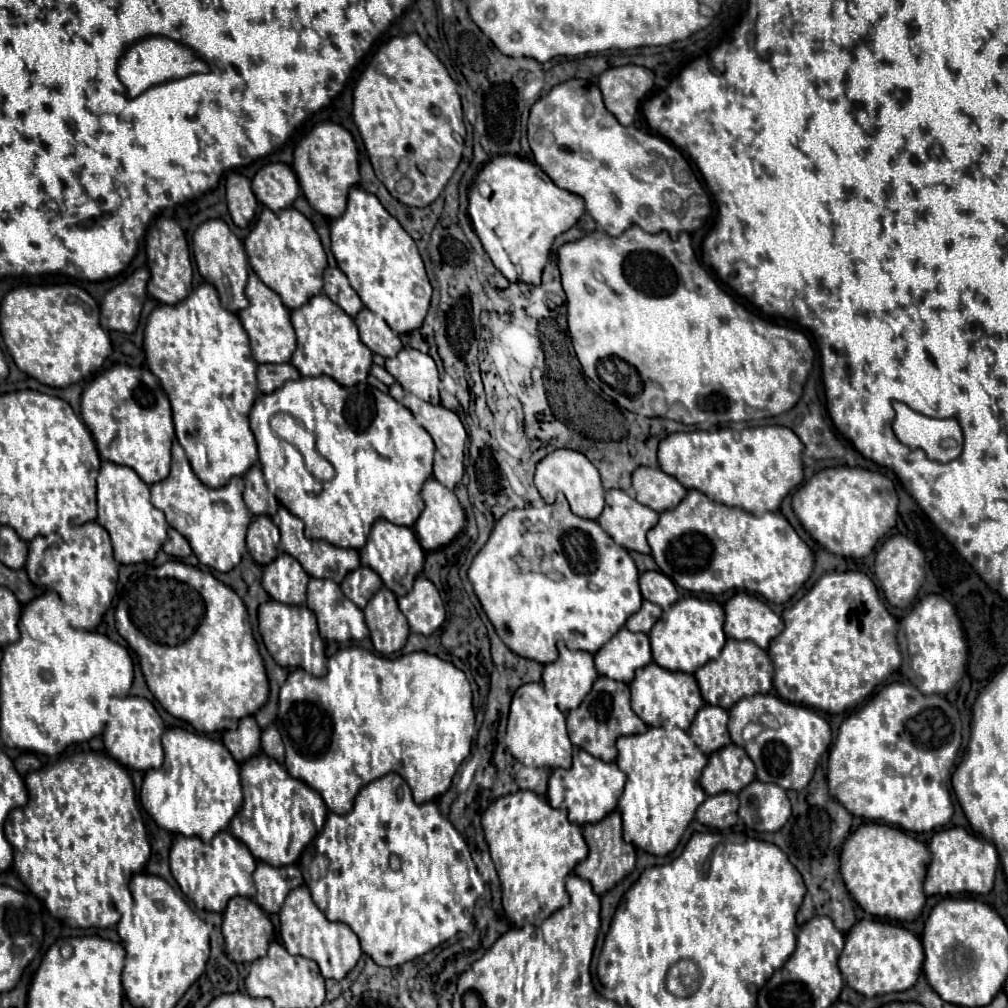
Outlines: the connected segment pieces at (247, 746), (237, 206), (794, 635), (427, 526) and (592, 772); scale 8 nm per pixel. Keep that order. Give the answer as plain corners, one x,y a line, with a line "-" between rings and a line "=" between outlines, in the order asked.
243,717
239,721
237,729
231,729
231,731
223,733
223,743
229,749
229,753
233,753
235,761
241,763
241,761
253,757
261,749
259,737
261,737
261,729
255,723
255,719
=
231,171
227,177
227,207
229,213
239,227
247,227
257,211
257,199
255,193
251,191
251,181
241,175
=
831,571
787,611
781,613
785,629
771,641
767,653
775,667
773,685
785,701
809,705
825,713
841,713
863,703
901,665
895,641
897,619
883,605
875,583
863,571
=
427,479
421,487
425,509
421,511
415,533
425,551
433,551
453,541
465,527
465,513
455,493
441,485
437,479
=
575,749
573,763
569,769
553,769
547,787
547,799
553,807
563,807
569,813
569,819
577,825
597,823
601,817
611,813
617,807
617,799
621,797
625,787
625,773
617,767
615,761
605,763
583,749

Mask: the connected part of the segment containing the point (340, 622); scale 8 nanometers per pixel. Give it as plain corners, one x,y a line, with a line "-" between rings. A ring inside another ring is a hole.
309,579
307,607
317,615
319,633
327,641
353,641
369,635
363,611
343,595
335,581

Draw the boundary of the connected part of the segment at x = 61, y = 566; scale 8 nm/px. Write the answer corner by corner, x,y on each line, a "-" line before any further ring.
97,521
75,527
69,539
61,539
59,535
39,535
29,541
29,579
35,585
59,593
63,605
67,607
69,623
77,629
95,629
103,613
109,609
117,589
117,567
119,565
113,559
109,533

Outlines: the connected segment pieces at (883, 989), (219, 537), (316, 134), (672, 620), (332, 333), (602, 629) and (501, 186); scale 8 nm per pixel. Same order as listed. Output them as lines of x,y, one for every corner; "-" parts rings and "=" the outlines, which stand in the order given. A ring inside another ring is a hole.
861,919
845,933
845,947
839,955
839,969
845,983
865,997
875,997
883,993
905,991
915,985
923,965
923,949
917,935
901,925
=
175,441
171,447
171,471
169,477
151,485
151,503
161,509
173,529
177,529
191,545
197,559
215,569
215,571
231,571
241,563
243,553
247,551
245,533
251,521
251,513
241,497
243,479
233,477
225,487
211,489
199,481
199,477
191,471
189,461
185,457
183,447
=
319,123
299,141
295,149
293,169
309,205
325,217
339,217
345,211
345,197
349,189
359,183
357,145
353,141
353,135
337,123
=
681,597
677,603
669,607
669,611
663,611
661,619
653,625
649,633
653,661
671,671
695,673
701,665
719,657
727,639
723,633
723,621
725,613
717,601
=
323,293
311,297
305,305
291,311
291,323
297,335
297,349
291,357
291,363
305,377
329,375
337,383
351,387
355,383
363,383
371,369
371,349
359,339
359,331
355,321
339,307
329,301
=
559,503
545,511
523,507
505,513
505,517
501,517
493,527
485,547
475,555
467,575
483,611
503,643
519,657
533,659
541,665
555,661
559,641
563,641
567,649
597,653
597,649
601,649
601,645
605,645
605,641
625,625
627,617
633,615
643,601
637,583
639,571
629,551
617,545
601,525
597,525
597,521
577,517
569,505
-
521,557
537,561
537,571
523,573
519,567
=
519,155
489,159
469,191
469,217
473,229
495,267
509,281
537,285
547,265
553,239
575,225
583,213
585,203
579,195
557,187
539,165
-
483,185
489,187
489,195
481,191

